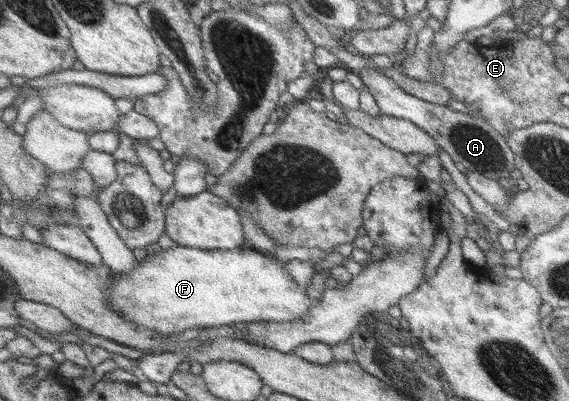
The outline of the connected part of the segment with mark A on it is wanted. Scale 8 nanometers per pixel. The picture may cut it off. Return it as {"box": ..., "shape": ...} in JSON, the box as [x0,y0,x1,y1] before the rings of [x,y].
{"box":[358,67,515,180],"shape":[[[364,67],[358,76],[364,88],[374,96],[384,115],[403,118],[420,125],[430,136],[452,156],[454,162],[462,164],[468,171],[482,172],[486,176],[498,180],[508,177],[515,168],[515,154],[508,141],[488,124],[483,117],[475,117],[469,113],[457,112],[448,105],[437,105],[417,98],[402,90],[392,78],[378,69]]]}

